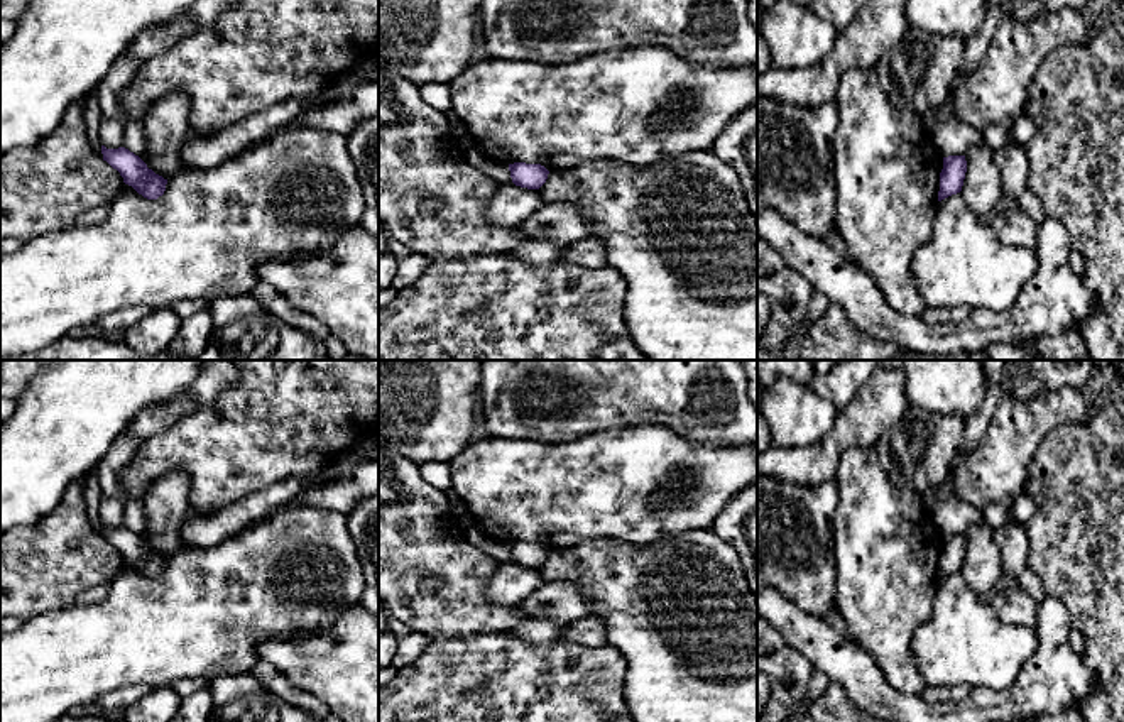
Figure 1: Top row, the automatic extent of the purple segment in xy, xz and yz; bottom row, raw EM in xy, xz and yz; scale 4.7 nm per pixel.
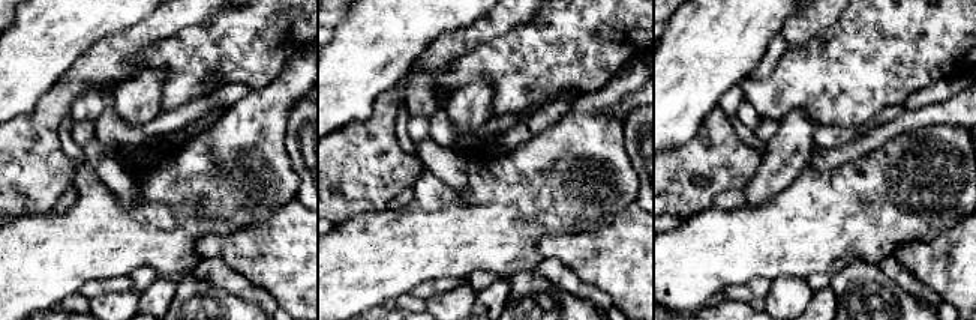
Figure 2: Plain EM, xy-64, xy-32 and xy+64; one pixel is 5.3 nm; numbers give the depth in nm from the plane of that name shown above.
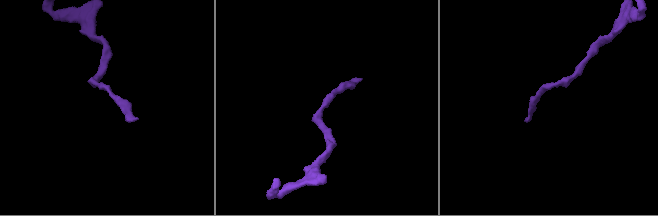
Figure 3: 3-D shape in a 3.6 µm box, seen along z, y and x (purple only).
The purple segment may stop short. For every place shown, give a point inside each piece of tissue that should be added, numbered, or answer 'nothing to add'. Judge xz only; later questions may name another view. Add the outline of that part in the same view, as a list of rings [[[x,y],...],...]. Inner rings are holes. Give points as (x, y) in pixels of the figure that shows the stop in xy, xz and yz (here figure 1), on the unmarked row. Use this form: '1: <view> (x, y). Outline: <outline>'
nothing to add

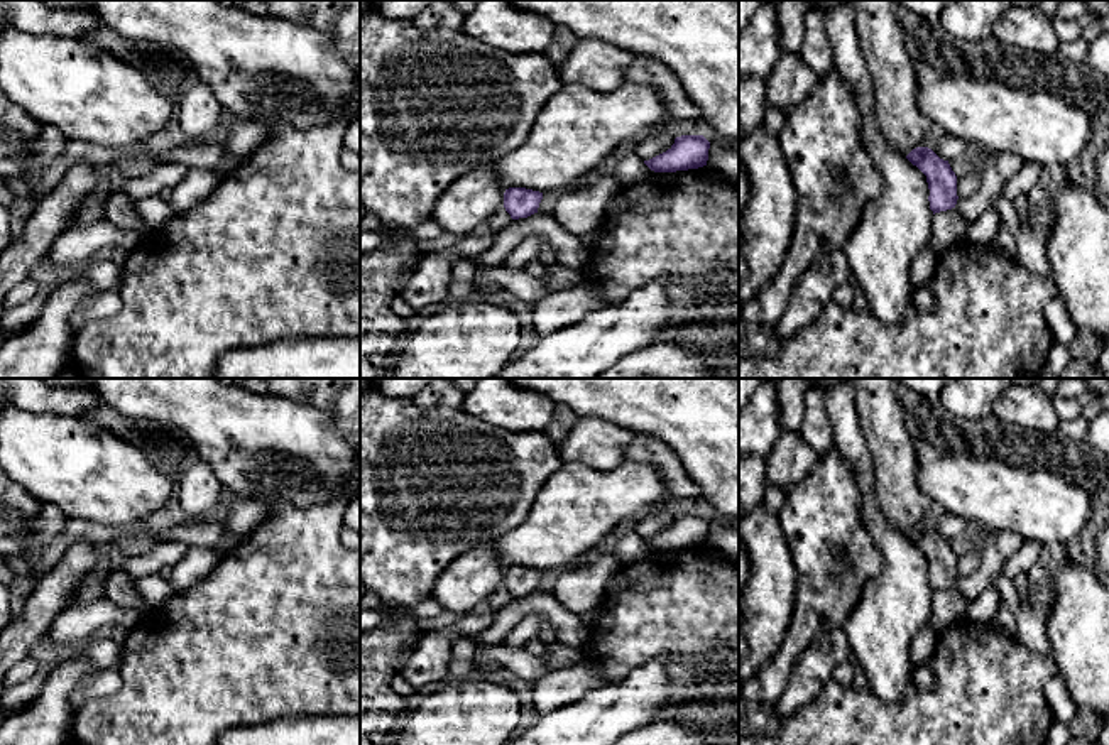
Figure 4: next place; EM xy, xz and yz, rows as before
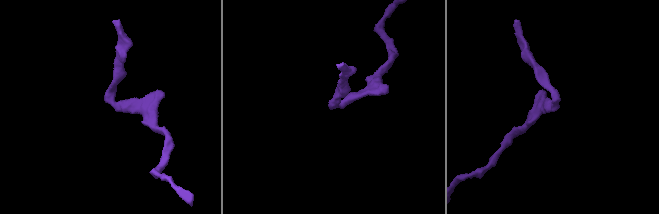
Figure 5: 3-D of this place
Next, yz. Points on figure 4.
nothing to add

